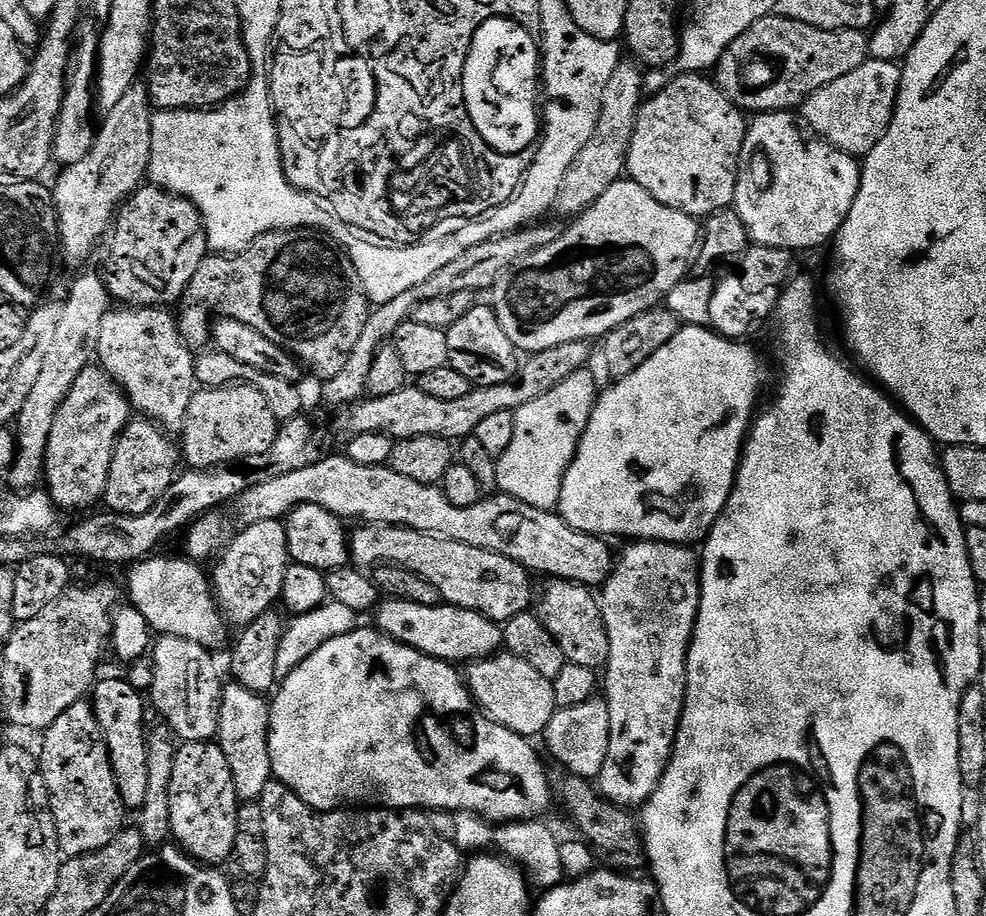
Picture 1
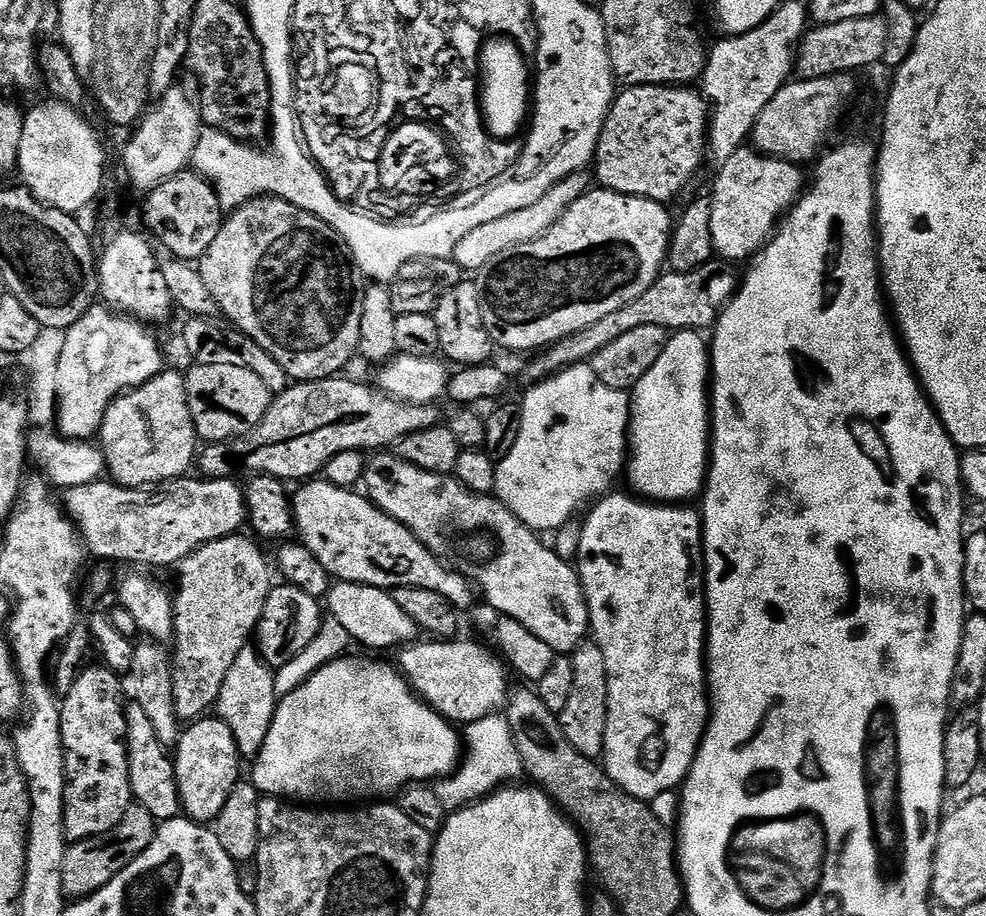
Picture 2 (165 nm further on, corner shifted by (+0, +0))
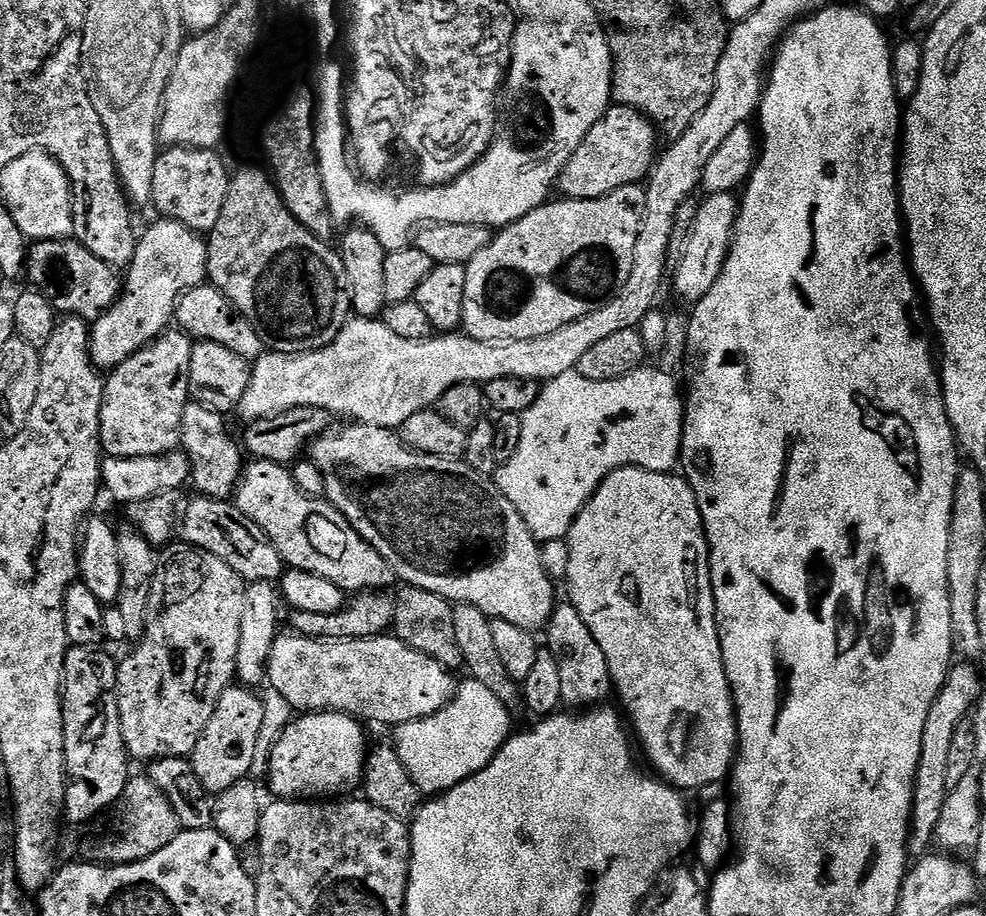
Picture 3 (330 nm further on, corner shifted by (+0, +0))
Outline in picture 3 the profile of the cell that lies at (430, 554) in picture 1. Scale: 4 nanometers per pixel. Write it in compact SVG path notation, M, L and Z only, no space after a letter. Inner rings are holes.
M253 459L245 467L244 474L236 486L234 503L242 510L242 514L246 514L246 518L262 526L262 530L268 535L268 540L274 542L274 546L289 569L318 574L318 578L326 578L334 582L348 594L388 590L392 583L397 583L396 570L390 566L390 562L386 562L386 558L370 542L360 537L358 530L327 498L307 496L292 477L291 467L274 461Z

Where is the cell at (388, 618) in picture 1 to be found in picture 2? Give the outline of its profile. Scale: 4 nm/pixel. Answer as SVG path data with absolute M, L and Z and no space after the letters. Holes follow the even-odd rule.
M333 583L328 589L326 608L335 619L342 622L342 626L346 626L346 634L350 634L357 645L395 649L397 646L407 646L417 639L418 627L414 618L410 618L410 614L406 614L406 610L402 610L402 606L394 602L391 591L383 588L365 584Z

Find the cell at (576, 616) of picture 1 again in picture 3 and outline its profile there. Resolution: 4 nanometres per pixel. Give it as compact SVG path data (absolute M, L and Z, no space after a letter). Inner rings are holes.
M352 422L349 425L349 428L333 427L323 436L318 436L312 440L310 456L316 467L323 471L323 495L358 530L363 540L370 542L386 558L386 562L390 562L390 566L396 570L397 577L401 581L404 580L405 585L430 590L430 594L438 594L442 598L452 601L453 605L478 606L478 610L485 612L492 620L514 622L514 626L522 626L522 630L530 633L535 633L536 628L547 629L548 620L552 617L552 612L558 603L557 585L542 562L541 541L536 540L534 534L530 534L526 522L522 522L522 514L518 514L518 510L514 510L514 502L510 502L510 498L506 498L506 494L502 494L502 490L496 484L495 479L478 474L478 470L470 467L463 458L451 460L450 458L438 458L434 454L416 452L414 449L406 447L393 429L379 428L373 424L361 424L359 422Z

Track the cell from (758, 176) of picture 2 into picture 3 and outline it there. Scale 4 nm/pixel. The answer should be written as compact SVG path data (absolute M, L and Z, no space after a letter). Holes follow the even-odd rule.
M731 192L718 194L717 196L708 196L705 204L701 203L696 210L696 217L692 223L692 229L683 241L684 253L680 256L680 261L675 261L674 272L676 268L676 292L684 300L695 302L710 294L710 286L718 282L718 278L724 269L724 263L728 257L728 250L732 247L732 231L736 228L736 213L738 211L738 200Z

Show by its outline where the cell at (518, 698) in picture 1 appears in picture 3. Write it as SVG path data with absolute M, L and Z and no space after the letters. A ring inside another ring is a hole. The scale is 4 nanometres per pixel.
M282 632L277 636L268 659L269 687L286 698L289 707L298 712L345 712L361 721L399 726L426 718L451 702L458 687L453 673L434 658L406 646L395 634L358 638L357 640L311 639Z

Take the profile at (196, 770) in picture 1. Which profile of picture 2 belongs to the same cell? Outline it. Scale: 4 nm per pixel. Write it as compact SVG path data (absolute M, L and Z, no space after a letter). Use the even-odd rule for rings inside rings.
M201 718L193 720L180 733L180 741L174 749L176 777L180 791L180 806L187 819L198 824L211 825L222 814L222 806L226 806L226 798L236 785L241 783L240 763L242 757L234 742L234 734L230 734L230 726L219 718Z

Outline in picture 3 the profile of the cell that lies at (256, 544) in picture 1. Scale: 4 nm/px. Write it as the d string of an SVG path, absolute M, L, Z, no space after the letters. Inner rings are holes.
M173 542L159 553L154 582L148 599L148 613L144 630L135 641L136 649L125 660L119 661L116 670L116 697L122 722L122 738L126 742L126 750L133 761L151 762L167 756L191 757L198 738L202 738L202 730L206 730L206 722L210 722L210 718L214 714L214 706L218 702L218 698L233 683L238 658L238 634L242 634L242 606L246 606L246 581L222 558L183 542Z

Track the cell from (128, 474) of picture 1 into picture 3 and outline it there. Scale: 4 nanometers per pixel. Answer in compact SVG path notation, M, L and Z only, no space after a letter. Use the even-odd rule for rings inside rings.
M169 330L148 347L138 350L126 362L107 373L100 411L100 446L107 455L118 458L165 456L181 447L182 414L190 403L190 354L192 337L179 330Z

